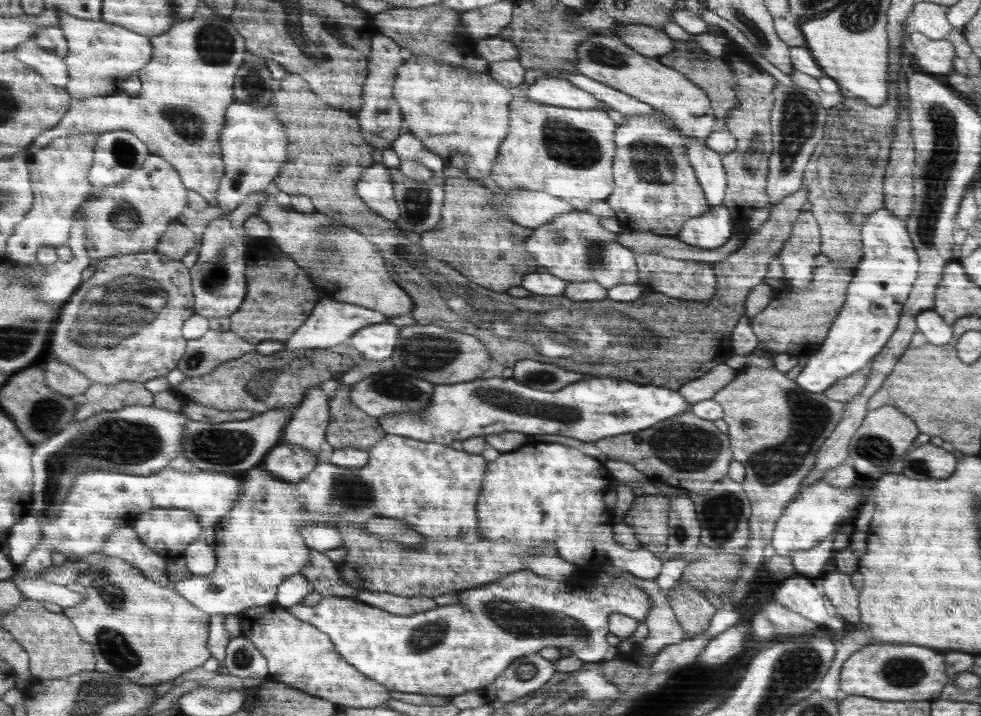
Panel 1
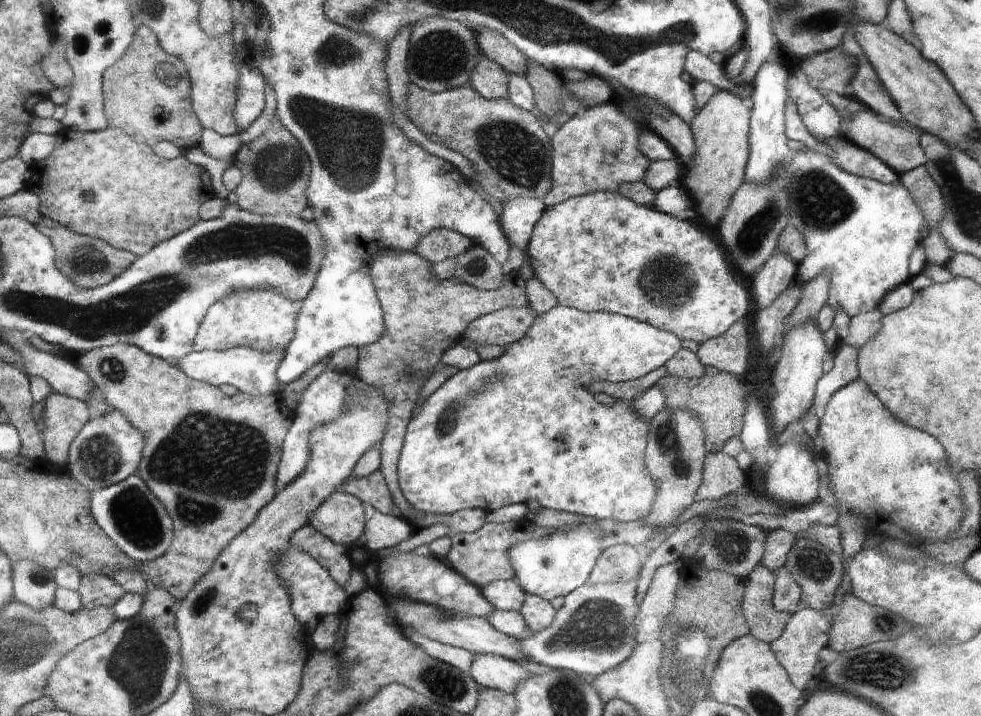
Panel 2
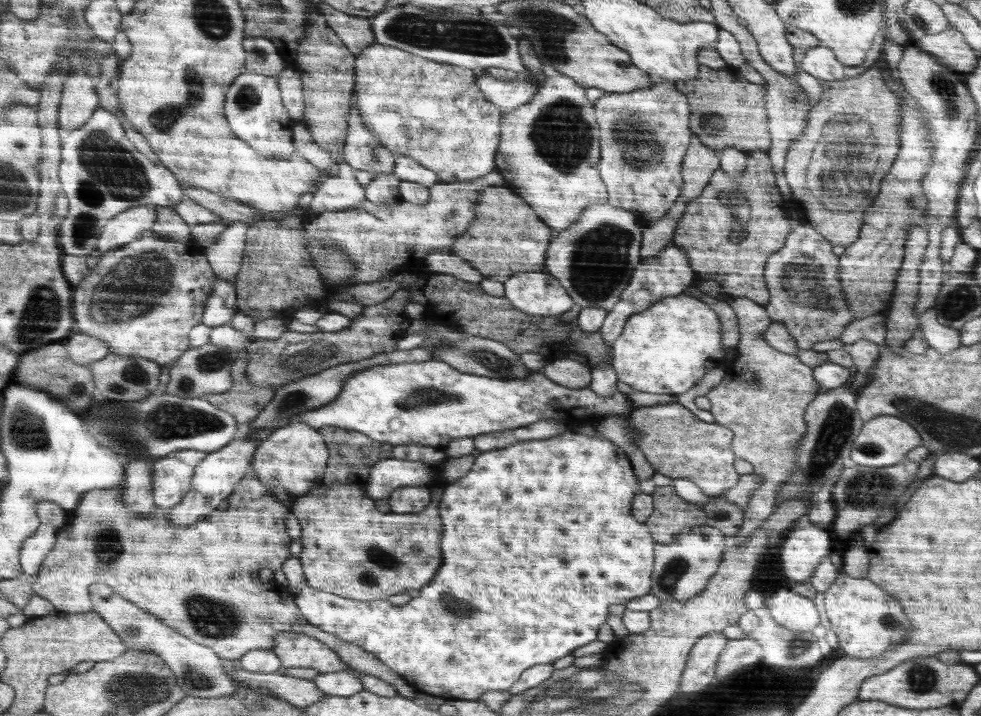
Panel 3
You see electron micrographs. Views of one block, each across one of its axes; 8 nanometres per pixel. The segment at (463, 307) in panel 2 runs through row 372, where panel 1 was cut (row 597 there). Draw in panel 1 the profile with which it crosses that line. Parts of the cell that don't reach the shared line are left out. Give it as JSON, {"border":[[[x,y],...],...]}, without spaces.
{"border":[[[359,591],[356,598],[366,605],[383,609],[398,616],[416,615],[438,607],[433,597],[426,596],[405,597],[387,592]]]}

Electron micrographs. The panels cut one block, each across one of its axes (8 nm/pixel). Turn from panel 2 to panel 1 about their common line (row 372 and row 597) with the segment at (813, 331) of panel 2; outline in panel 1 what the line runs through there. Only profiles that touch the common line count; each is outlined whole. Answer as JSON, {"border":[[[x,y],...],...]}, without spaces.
{"border":[[[788,578],[774,594],[774,600],[788,609],[814,620],[824,627],[829,615],[825,608],[825,596],[821,587],[806,578]]]}

